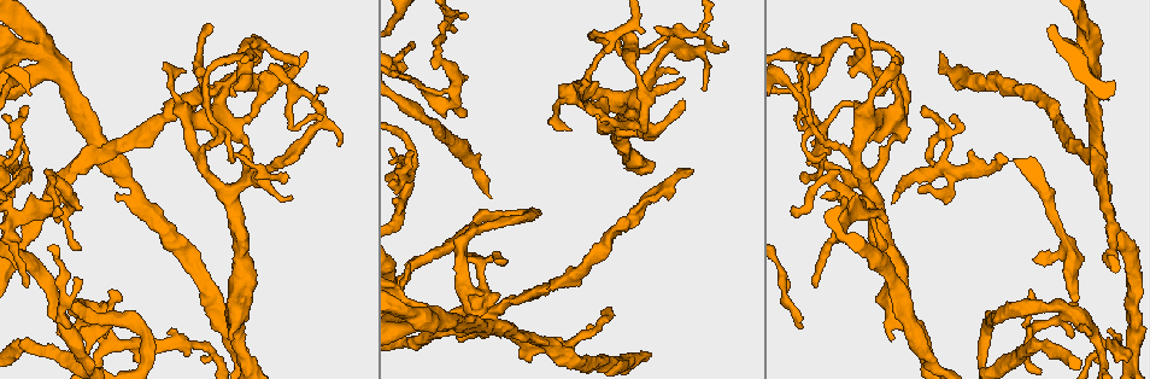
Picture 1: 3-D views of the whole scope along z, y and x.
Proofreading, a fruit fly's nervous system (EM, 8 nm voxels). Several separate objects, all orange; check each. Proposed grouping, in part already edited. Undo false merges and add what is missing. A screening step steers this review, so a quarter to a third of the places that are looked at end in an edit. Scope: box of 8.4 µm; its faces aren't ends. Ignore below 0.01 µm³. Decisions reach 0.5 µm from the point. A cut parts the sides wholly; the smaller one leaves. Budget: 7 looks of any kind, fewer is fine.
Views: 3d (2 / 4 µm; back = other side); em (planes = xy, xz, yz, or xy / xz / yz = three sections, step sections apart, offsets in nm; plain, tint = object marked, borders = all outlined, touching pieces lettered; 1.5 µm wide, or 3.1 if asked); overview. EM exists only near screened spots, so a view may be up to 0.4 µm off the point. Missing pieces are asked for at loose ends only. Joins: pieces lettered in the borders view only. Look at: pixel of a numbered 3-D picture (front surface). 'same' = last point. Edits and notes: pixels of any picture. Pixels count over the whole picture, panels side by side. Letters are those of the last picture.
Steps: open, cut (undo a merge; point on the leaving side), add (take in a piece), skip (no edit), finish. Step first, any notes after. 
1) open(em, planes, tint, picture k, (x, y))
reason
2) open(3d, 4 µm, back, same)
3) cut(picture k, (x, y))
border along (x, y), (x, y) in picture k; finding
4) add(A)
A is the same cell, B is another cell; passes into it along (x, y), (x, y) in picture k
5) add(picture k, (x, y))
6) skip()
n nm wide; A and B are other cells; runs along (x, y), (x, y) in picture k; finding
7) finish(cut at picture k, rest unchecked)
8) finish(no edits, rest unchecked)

open(em, xy, step 4, borders, picture 1, (68, 329))
tapers out

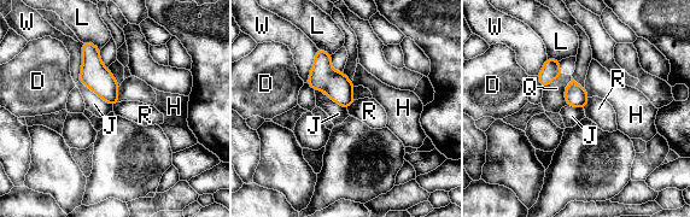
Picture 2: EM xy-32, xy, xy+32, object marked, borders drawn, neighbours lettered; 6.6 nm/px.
skip()
D, H, J, L, Q, R and W are other cells; border along (589, 98), (584, 109) in picture 2; none of them fits

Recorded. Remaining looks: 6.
open(em, xz, step 8, plain, picture 1, (306, 54))
long arm stops here

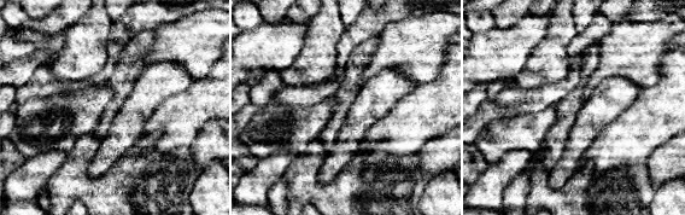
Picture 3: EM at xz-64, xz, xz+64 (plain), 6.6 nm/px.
open(em, xz, step 8, tint, same)

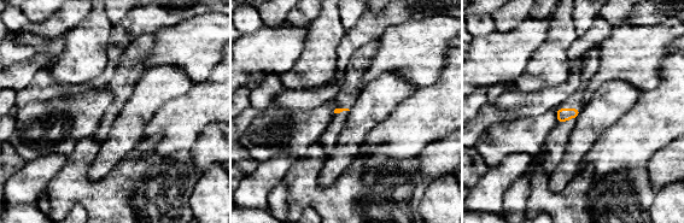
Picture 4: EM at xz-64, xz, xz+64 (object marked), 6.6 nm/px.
open(em, xz, step 8, borders, same)

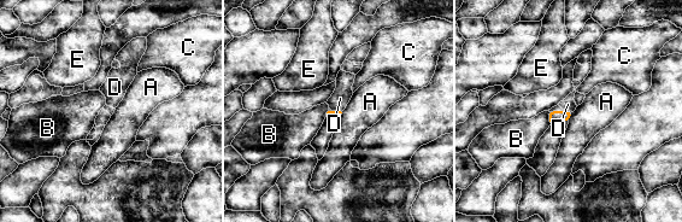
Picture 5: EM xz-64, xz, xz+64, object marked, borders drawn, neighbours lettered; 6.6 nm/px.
add(D)
D is the same cell, A, B, C and E are other cells; the neuron continues

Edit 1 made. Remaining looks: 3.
finish(add at picture 5, rest unchecked)

